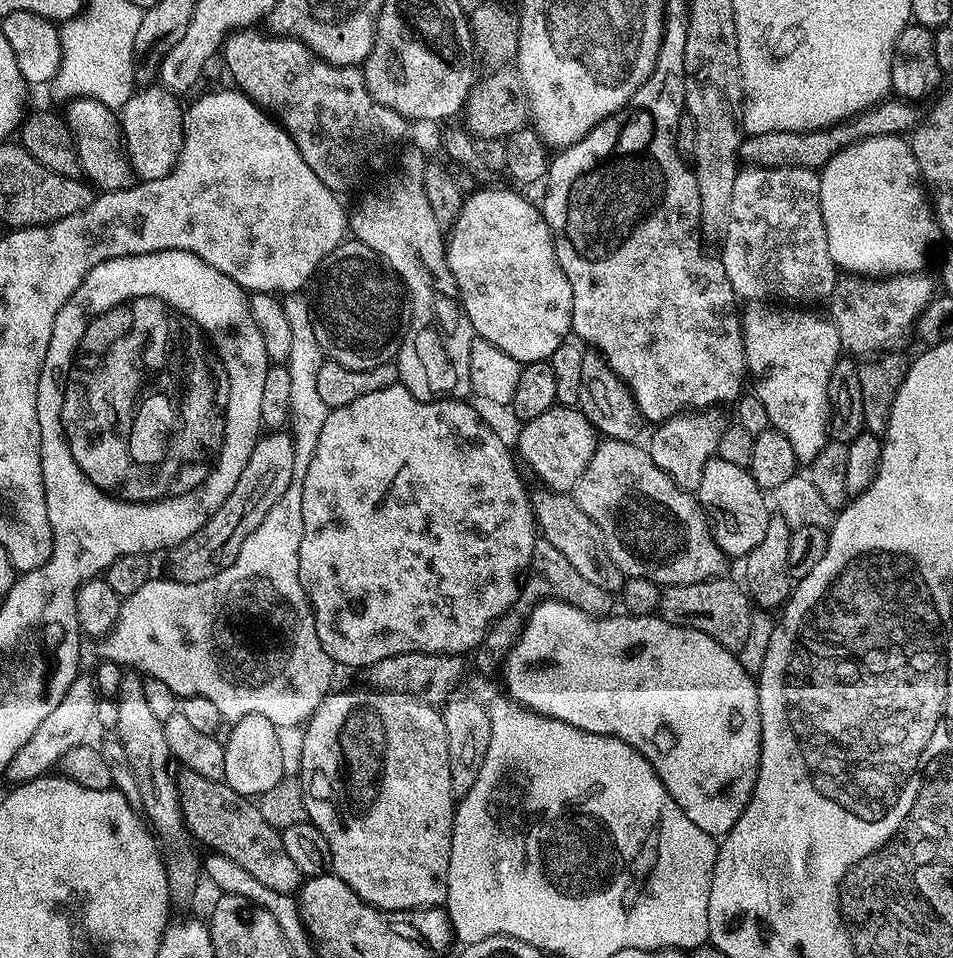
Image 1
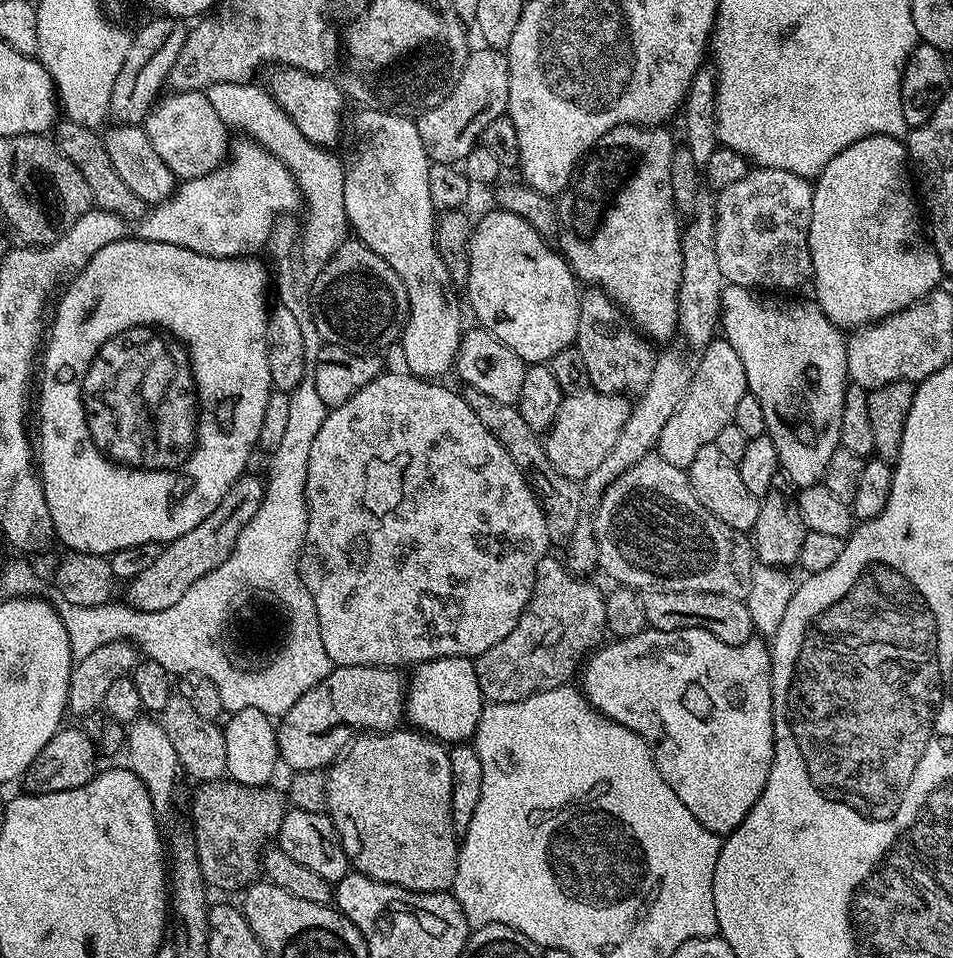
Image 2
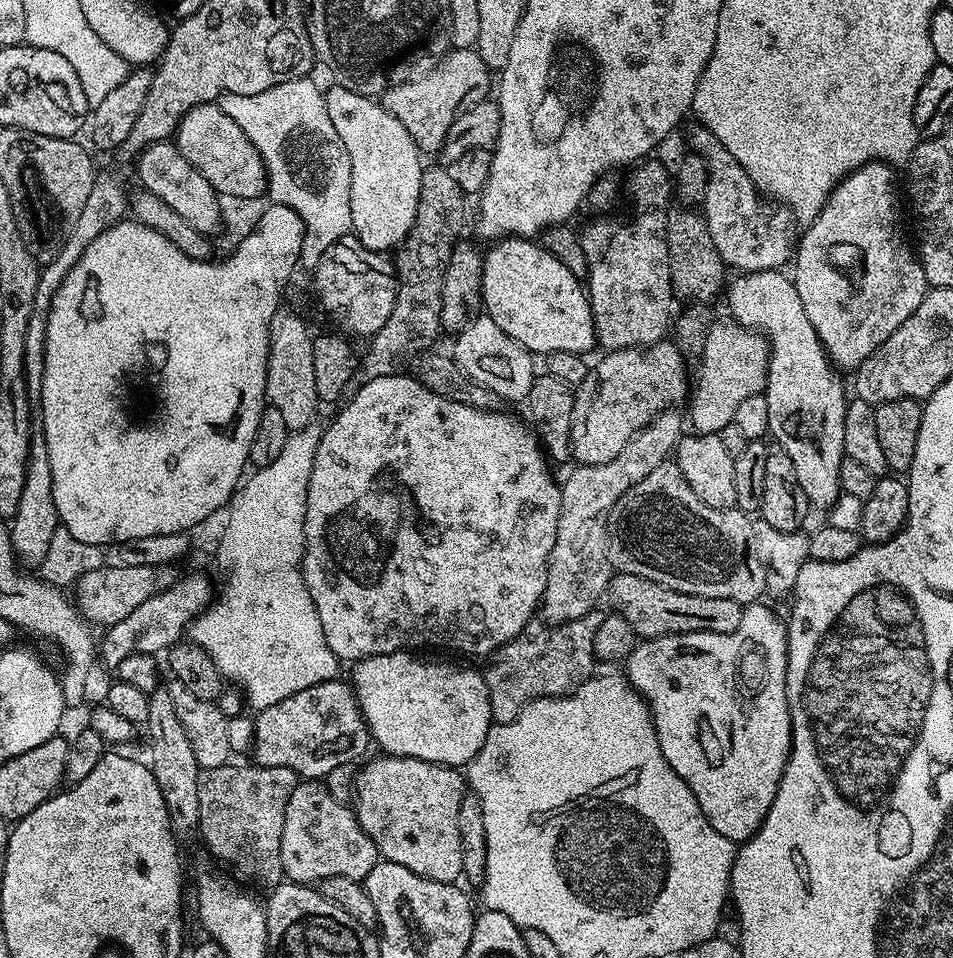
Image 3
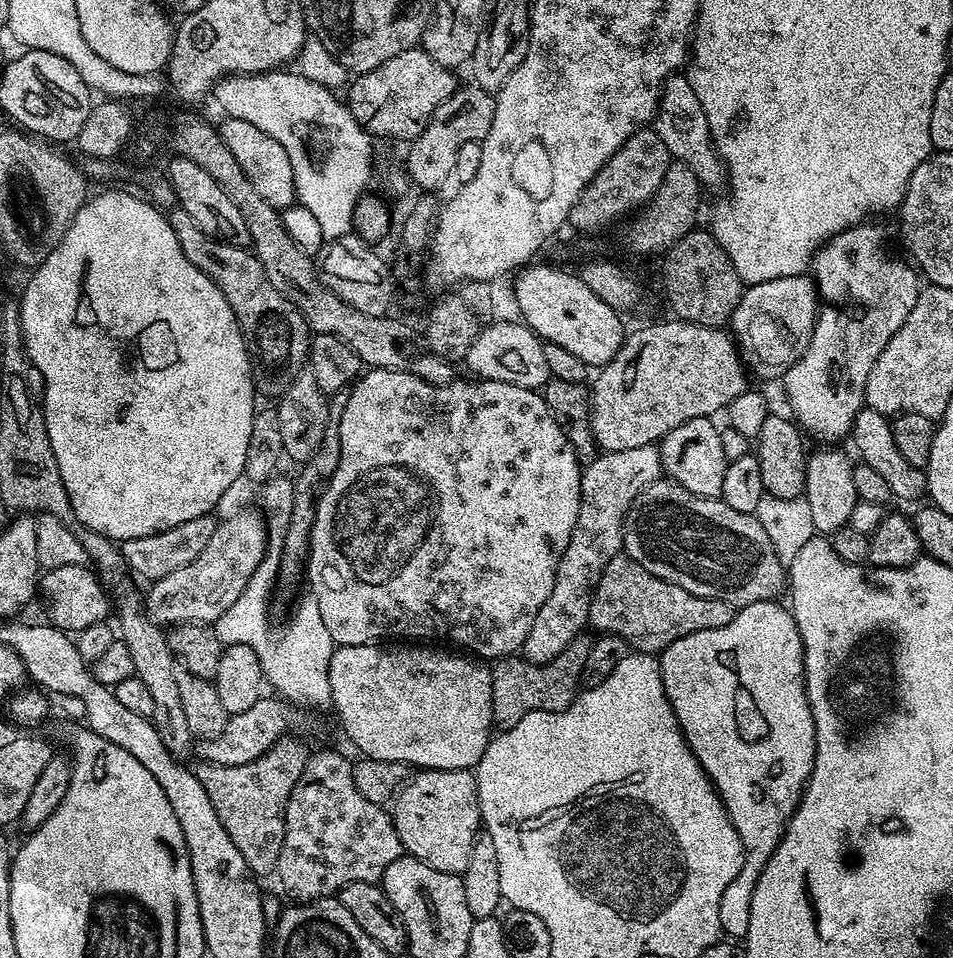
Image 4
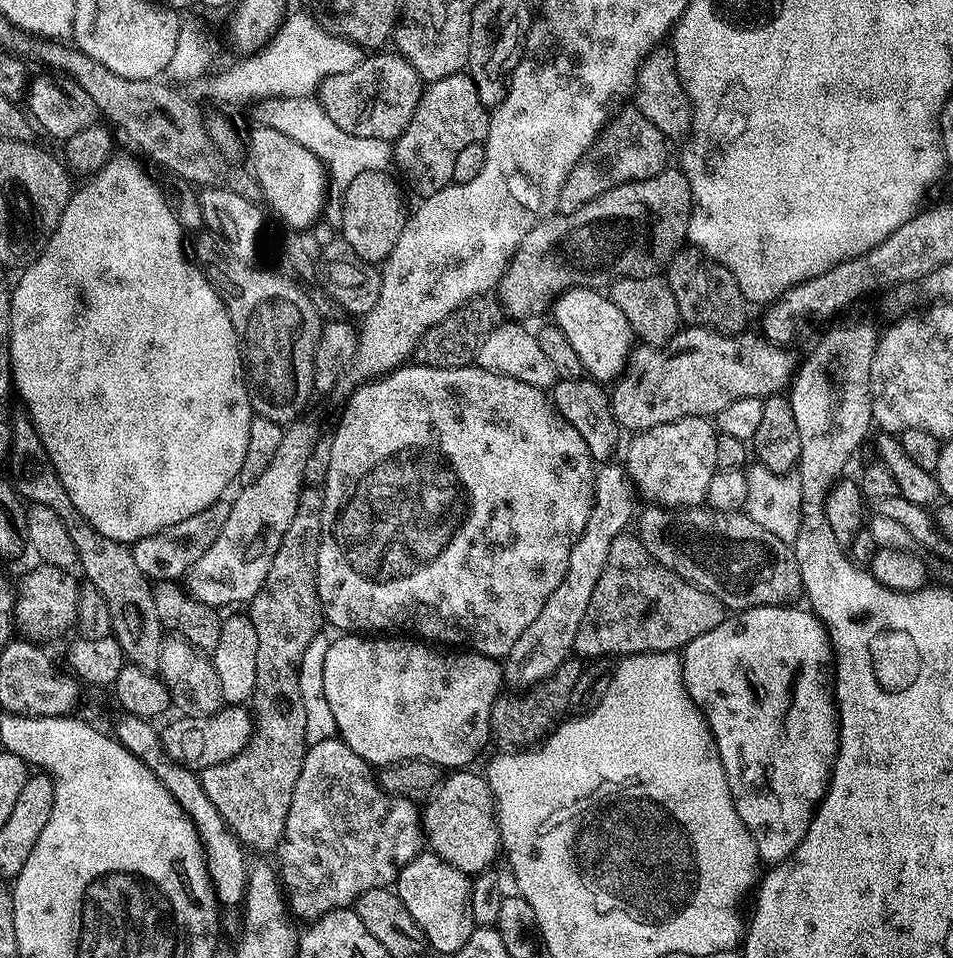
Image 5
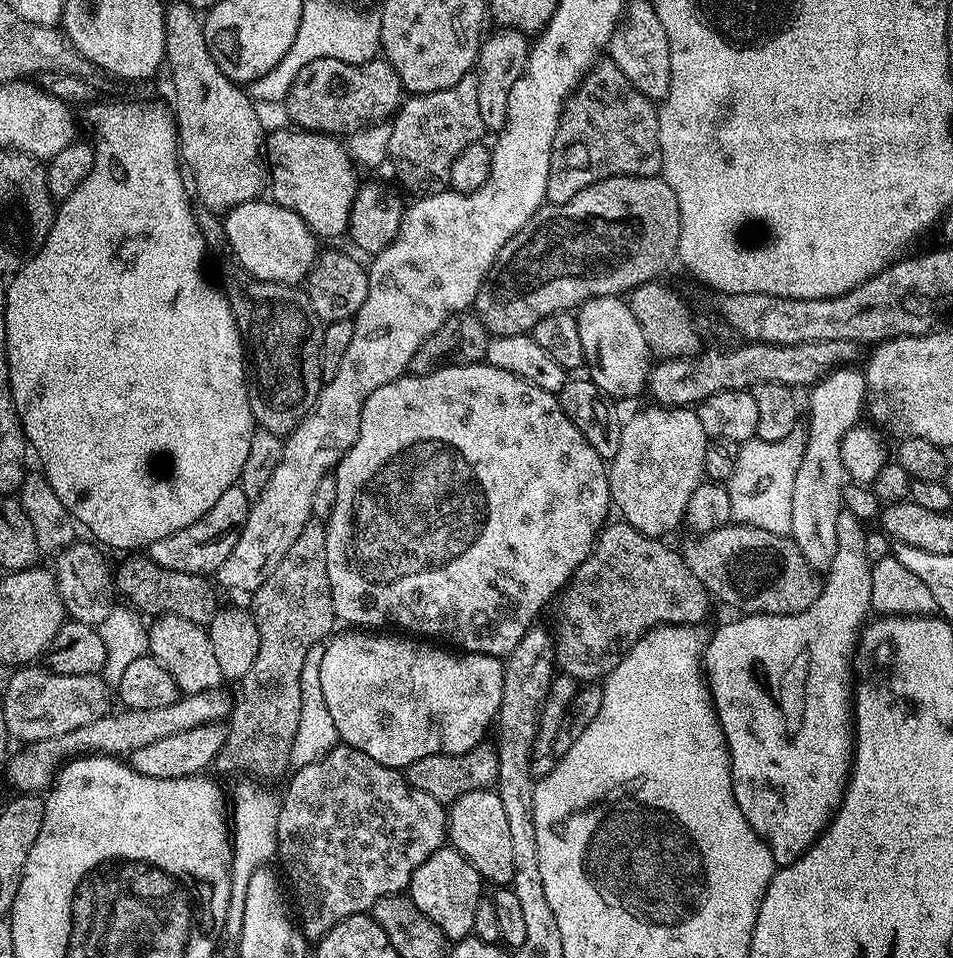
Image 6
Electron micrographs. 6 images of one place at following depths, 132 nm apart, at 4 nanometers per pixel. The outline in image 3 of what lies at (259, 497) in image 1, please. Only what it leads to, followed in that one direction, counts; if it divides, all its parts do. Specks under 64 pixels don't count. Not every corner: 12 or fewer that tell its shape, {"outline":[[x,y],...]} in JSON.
{"outline":[[119,562],[82,574],[89,625],[122,622],[178,579],[170,564]]}

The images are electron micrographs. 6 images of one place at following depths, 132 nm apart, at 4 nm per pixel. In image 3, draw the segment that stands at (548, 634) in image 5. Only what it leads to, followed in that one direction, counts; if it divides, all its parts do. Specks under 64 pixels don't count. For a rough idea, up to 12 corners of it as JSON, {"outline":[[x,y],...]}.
{"outline":[[654,417],[562,480],[542,616],[593,611],[614,569],[608,511],[665,463],[686,420]]}

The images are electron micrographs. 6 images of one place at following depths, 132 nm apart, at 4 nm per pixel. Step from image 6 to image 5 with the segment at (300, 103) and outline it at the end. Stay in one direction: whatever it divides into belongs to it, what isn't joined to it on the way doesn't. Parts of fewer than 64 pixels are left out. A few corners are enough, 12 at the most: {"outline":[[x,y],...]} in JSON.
{"outline":[[395,51],[325,77],[318,99],[346,134],[394,142],[422,81]]}

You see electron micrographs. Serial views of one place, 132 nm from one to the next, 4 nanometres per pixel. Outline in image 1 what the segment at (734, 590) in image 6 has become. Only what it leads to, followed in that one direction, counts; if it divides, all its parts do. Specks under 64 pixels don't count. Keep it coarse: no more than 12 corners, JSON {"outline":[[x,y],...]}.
{"outline":[[601,439],[574,489],[625,577],[718,580],[700,501],[631,440]]}

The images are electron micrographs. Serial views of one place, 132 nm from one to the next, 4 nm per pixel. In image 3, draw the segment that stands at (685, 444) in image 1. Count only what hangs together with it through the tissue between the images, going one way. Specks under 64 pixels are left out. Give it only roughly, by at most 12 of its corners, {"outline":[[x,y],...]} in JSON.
{"outline":[[713,319],[687,405],[693,433],[719,434],[768,387],[767,339]]}

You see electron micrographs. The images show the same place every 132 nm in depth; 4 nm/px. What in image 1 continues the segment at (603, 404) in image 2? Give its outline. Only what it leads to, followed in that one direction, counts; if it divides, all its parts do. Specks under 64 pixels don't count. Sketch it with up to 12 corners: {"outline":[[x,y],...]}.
{"outline":[[576,406],[527,421],[519,459],[565,494],[590,466],[598,433]]}

